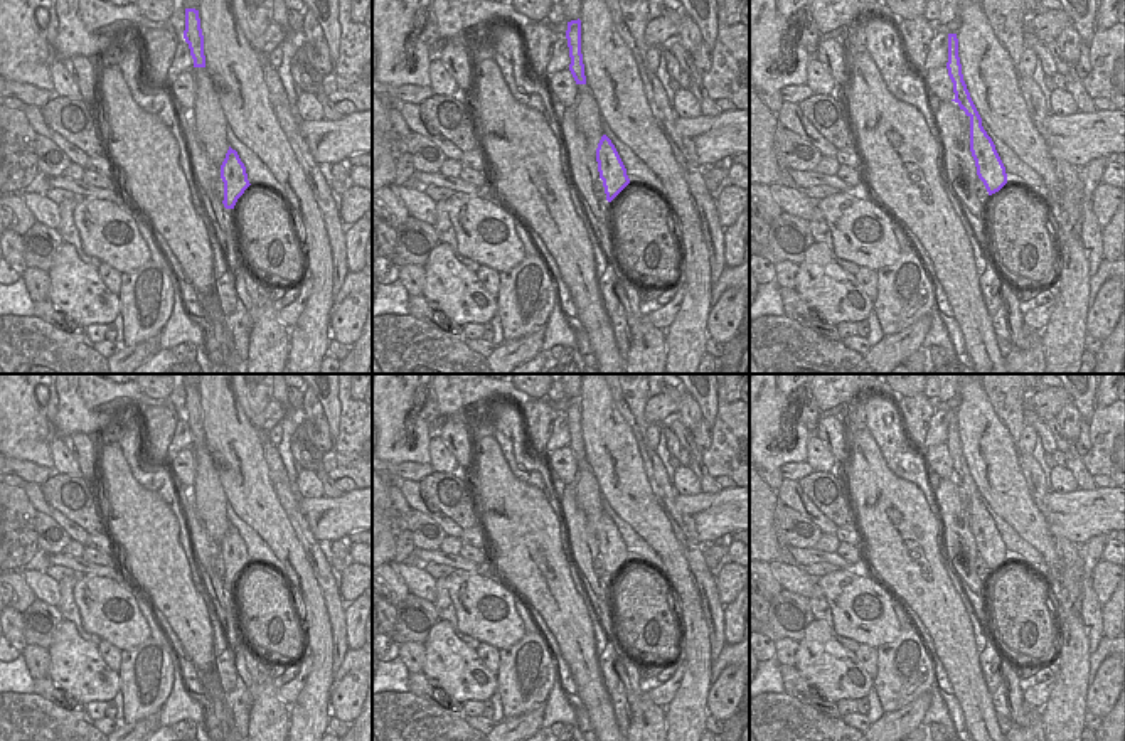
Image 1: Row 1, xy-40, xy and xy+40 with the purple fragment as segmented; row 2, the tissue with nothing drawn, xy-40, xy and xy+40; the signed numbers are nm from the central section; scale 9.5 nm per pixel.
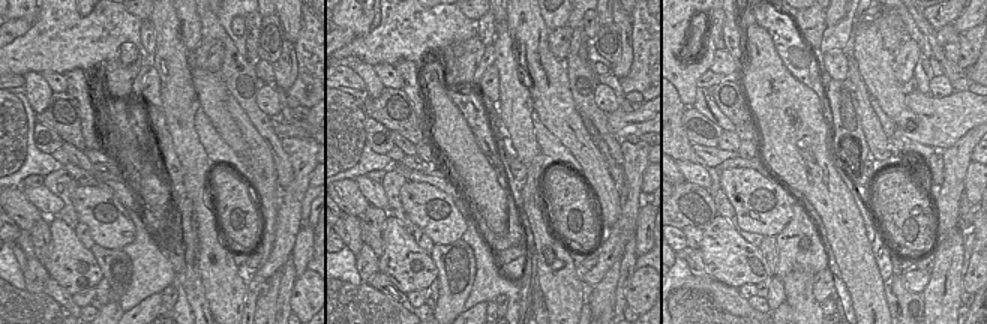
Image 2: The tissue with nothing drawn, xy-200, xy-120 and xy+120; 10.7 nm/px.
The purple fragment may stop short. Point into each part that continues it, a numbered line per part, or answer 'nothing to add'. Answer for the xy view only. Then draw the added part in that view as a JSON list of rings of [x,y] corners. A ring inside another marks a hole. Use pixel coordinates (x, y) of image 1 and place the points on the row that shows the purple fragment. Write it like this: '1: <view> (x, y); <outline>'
nothing to add

